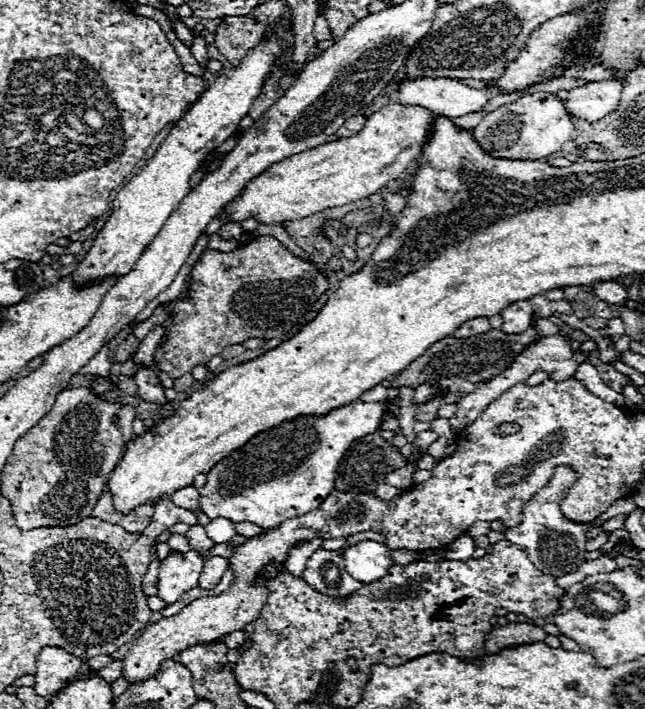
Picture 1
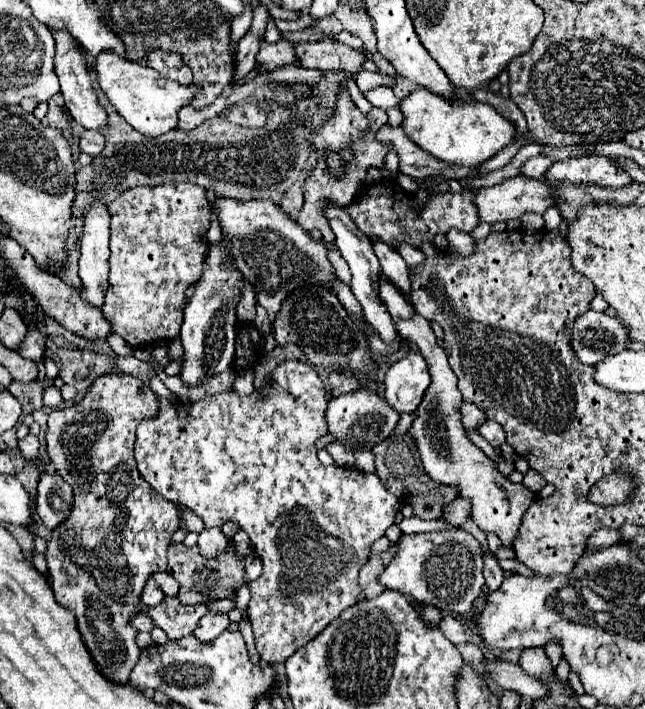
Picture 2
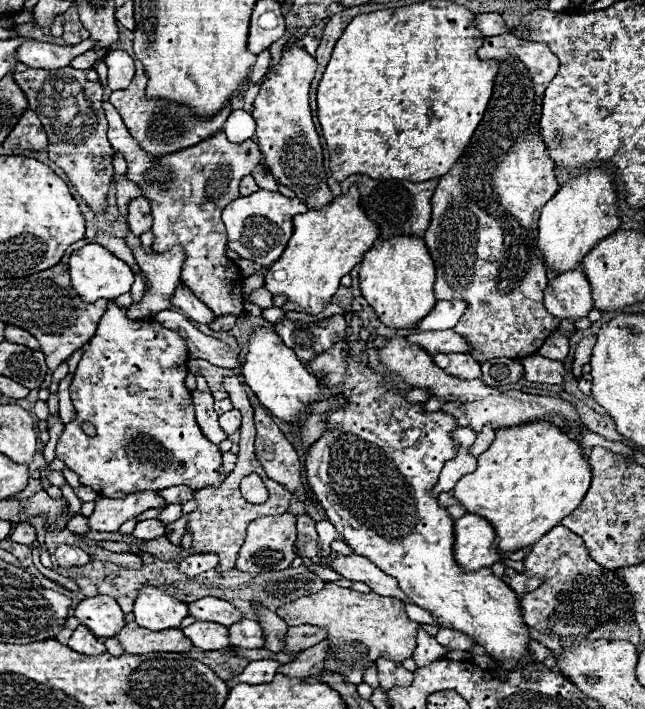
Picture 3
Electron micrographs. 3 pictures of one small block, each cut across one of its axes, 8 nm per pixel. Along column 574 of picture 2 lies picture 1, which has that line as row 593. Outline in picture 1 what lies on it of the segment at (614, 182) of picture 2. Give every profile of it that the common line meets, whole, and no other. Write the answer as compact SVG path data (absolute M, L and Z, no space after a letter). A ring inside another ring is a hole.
M190 550L186 554L170 552L170 556L162 560L158 570L158 596L166 604L174 604L182 592L198 586L202 566L204 560L196 550Z

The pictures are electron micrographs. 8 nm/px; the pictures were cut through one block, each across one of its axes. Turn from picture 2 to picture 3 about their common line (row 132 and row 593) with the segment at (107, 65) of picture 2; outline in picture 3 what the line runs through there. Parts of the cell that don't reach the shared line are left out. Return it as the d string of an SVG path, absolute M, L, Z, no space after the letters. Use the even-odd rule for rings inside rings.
M146 586L134 602L134 616L144 628L180 628L182 620L188 616L188 606L158 588Z

